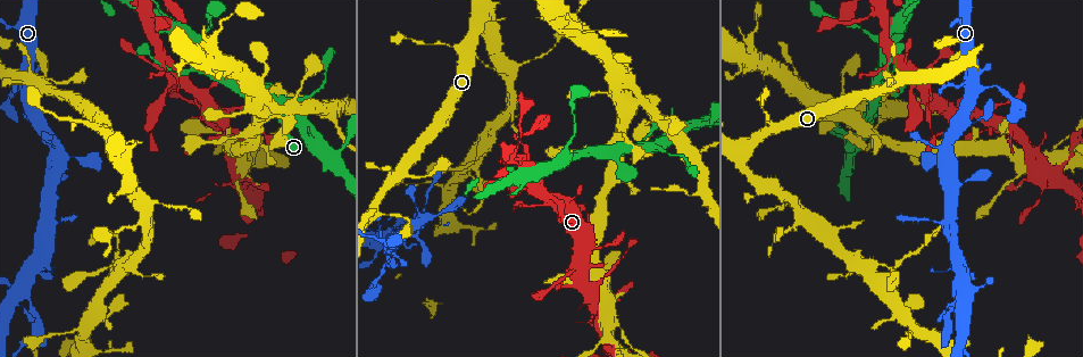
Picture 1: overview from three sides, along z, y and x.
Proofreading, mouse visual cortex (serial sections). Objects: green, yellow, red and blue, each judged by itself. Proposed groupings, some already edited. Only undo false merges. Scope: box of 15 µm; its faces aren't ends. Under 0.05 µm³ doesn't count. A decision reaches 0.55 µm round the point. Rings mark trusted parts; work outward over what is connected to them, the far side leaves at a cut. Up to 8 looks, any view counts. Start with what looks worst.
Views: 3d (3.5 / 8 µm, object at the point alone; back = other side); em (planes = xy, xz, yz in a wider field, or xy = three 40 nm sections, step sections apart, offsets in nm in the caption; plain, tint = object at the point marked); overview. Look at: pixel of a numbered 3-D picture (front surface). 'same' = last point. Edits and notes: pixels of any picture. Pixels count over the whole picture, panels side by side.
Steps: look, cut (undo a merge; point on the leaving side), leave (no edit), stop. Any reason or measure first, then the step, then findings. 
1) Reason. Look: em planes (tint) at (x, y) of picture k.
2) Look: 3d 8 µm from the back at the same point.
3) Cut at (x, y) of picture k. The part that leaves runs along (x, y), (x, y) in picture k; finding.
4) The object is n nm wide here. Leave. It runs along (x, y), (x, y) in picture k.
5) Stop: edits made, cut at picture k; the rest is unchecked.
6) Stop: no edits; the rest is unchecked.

Sudden change in width. Look: 3d 3.5 µm at (661, 147) of picture 1.

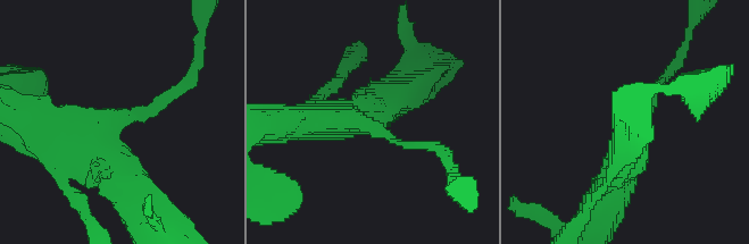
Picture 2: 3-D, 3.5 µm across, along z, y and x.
Leave. It runs along (66, 162), (108, 120), (182, 85) in picture 2; continuous, no second cell.

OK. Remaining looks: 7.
Small branch off a trunk. Look: 3d 8 µm at (185, 79) of picture 1.

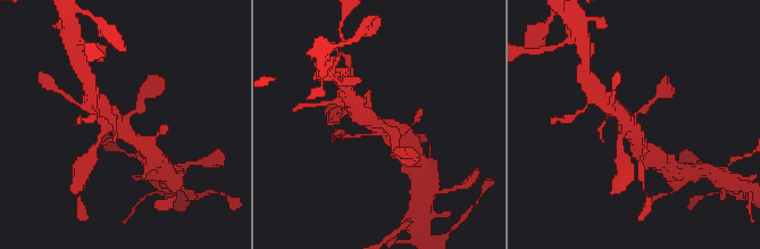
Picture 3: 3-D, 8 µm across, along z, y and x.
Look: em xy step 2 (tint) at (636, 126) of picture 3.

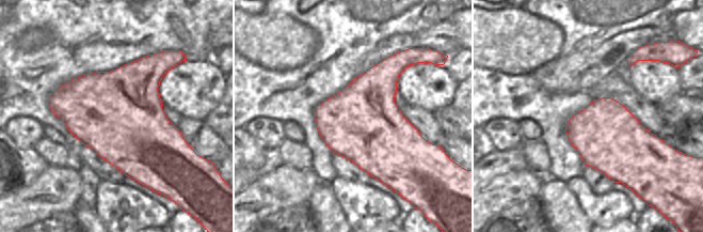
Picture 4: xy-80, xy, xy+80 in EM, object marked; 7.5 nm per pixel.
The object is 600 nm wide here. Leave. It runs along (648, 106), (633, 121), (641, 147) in picture 3; one cell here.

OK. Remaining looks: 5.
Small branch off a trunk. Look: 3d 3.5 µm from the back at (147, 10) of picture 1.

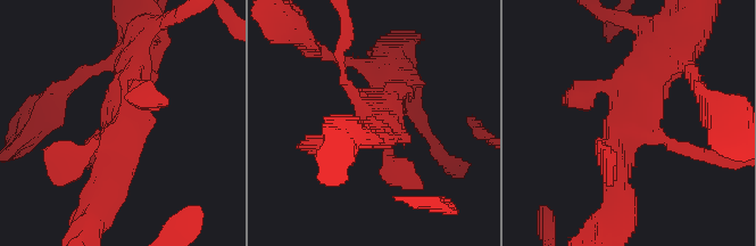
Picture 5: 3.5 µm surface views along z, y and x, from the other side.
Look: em planes (tint) at (624, 129) of picture 5.

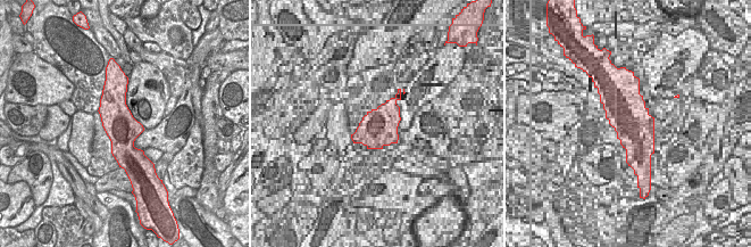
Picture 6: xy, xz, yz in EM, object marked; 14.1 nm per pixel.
Leave. It runs along (615, 197), (624, 131), (684, 148) in picture 5; continuous, no second cell.

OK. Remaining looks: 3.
Stop: no edits; the rest is unchecked.

